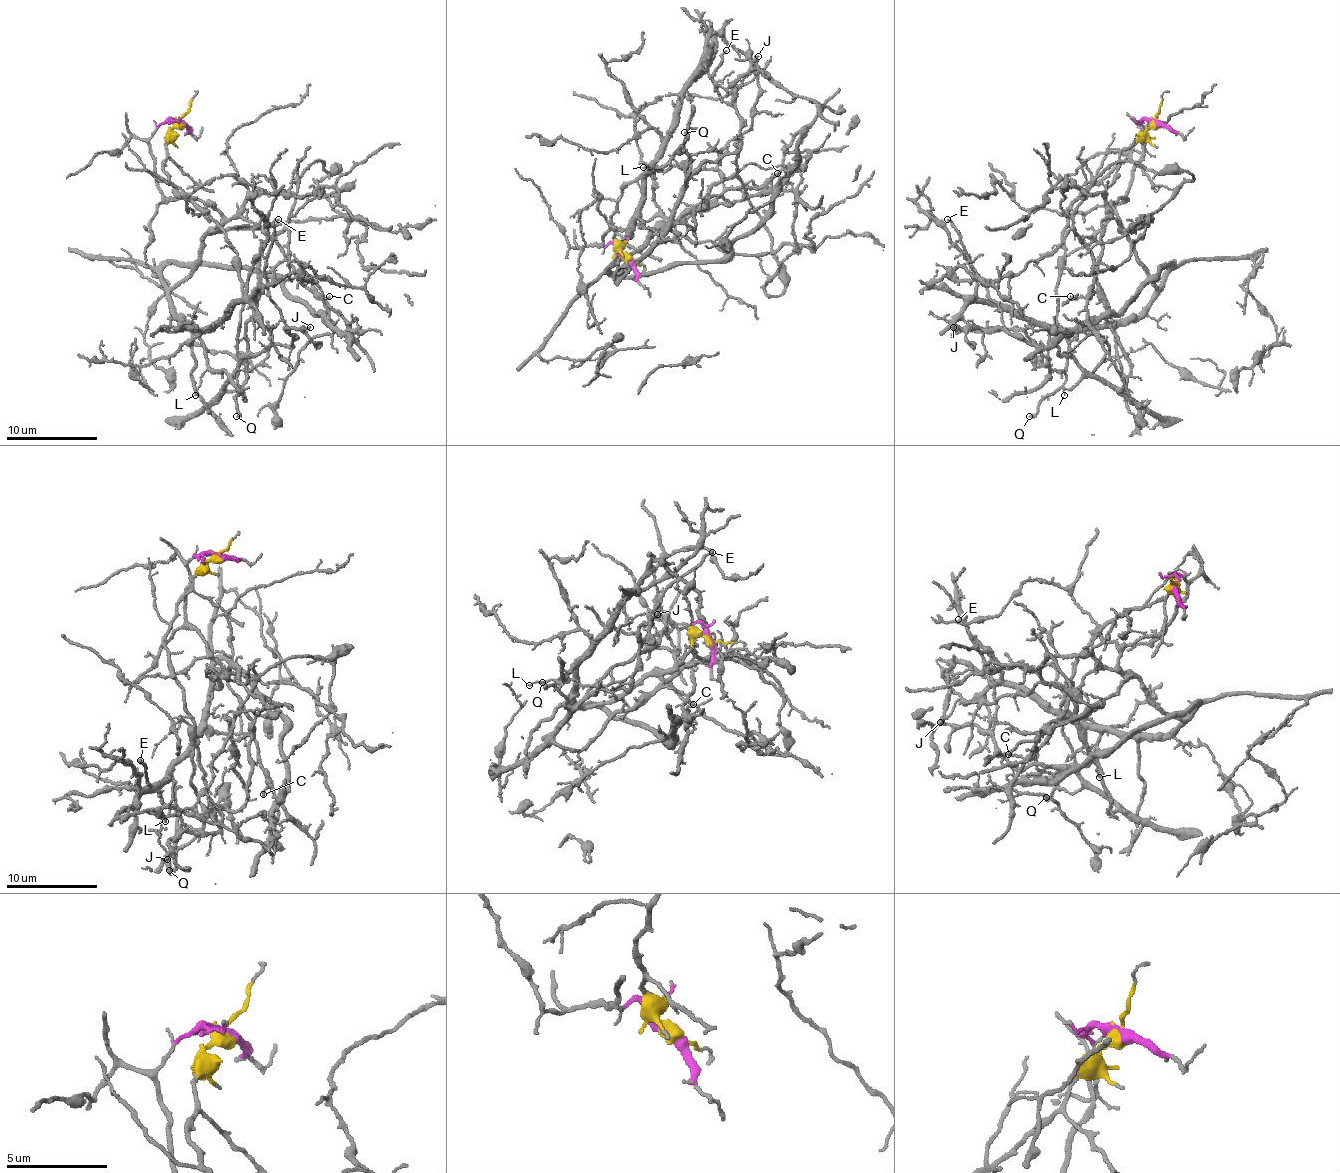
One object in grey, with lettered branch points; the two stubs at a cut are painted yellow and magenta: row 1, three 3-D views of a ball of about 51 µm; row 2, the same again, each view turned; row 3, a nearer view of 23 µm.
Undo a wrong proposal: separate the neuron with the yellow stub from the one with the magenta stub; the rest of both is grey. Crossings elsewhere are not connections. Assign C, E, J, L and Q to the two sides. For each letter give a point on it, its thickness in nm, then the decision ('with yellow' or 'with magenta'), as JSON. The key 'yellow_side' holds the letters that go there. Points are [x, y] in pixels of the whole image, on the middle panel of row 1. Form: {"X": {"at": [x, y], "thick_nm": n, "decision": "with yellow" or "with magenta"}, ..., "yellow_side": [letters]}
{"C": {"at": [777, 173], "thick_nm": 130, "decision": "with magenta"}, "E": {"at": [726, 50], "thick_nm": 160, "decision": "with yellow"}, "J": {"at": [758, 56], "thick_nm": 220, "decision": "with yellow"}, "L": {"at": [643, 167], "thick_nm": 110, "decision": "with magenta"}, "Q": {"at": [684, 132], "thick_nm": 240, "decision": "with yellow"}, "yellow_side": ["E", "J", "Q"]}

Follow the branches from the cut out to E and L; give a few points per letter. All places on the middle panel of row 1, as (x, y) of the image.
E: (627, 257), (611, 214), (620, 192), (740, 146), (740, 119), (713, 83), (727, 51)
L: (627, 257), (611, 244), (598, 244), (616, 228), (668, 219), (618, 257), (641, 180), (654, 169), (643, 167)

